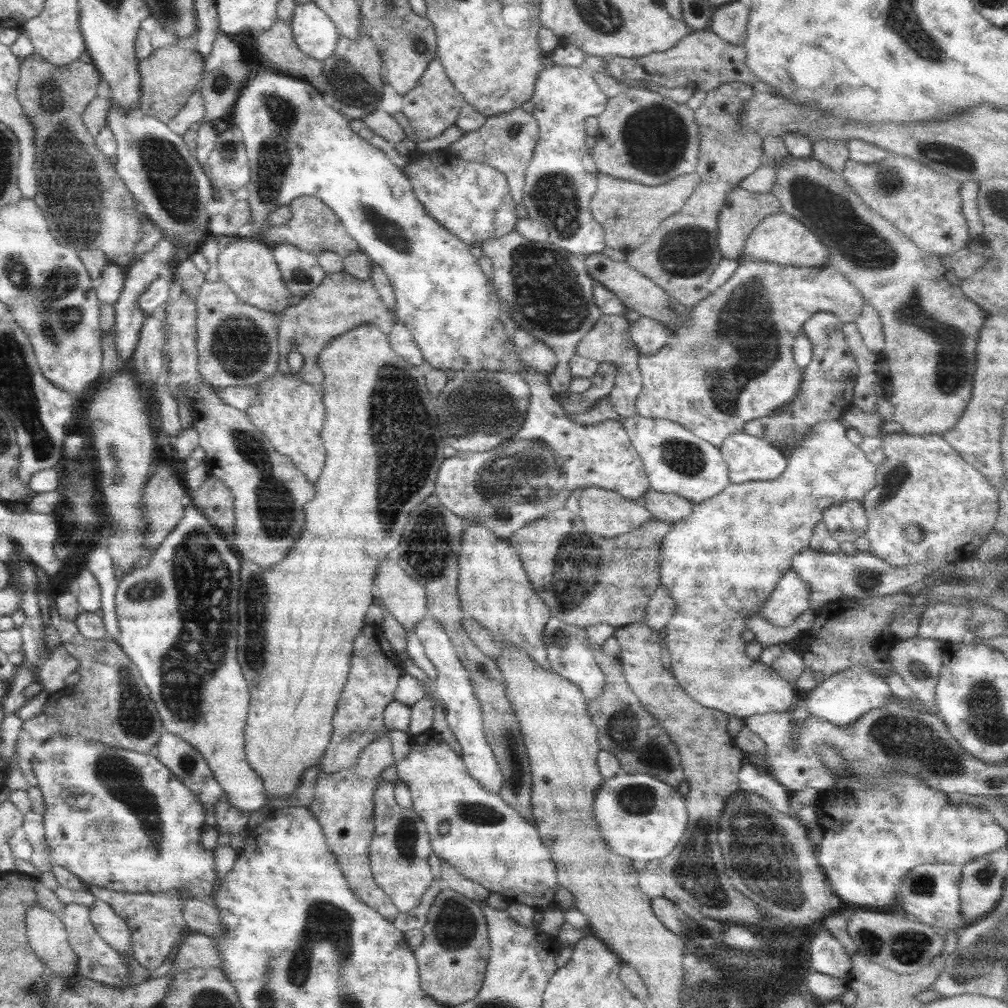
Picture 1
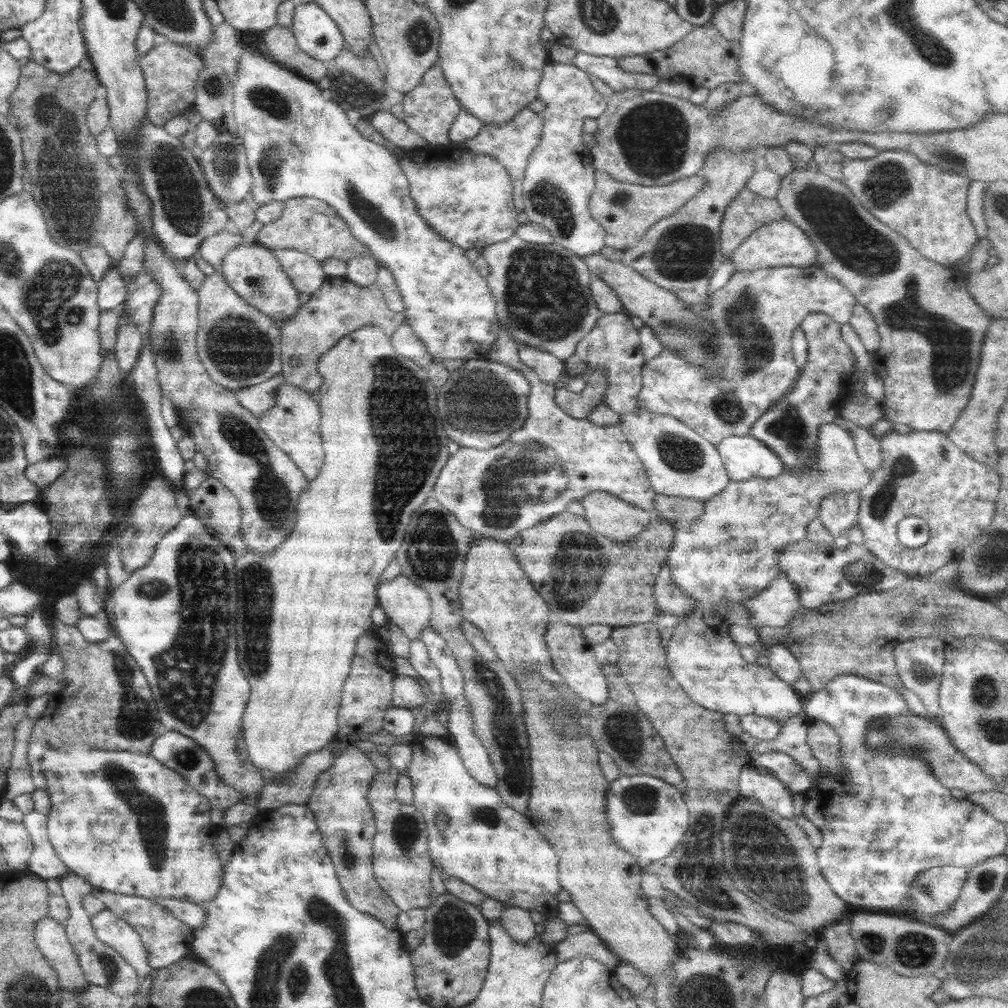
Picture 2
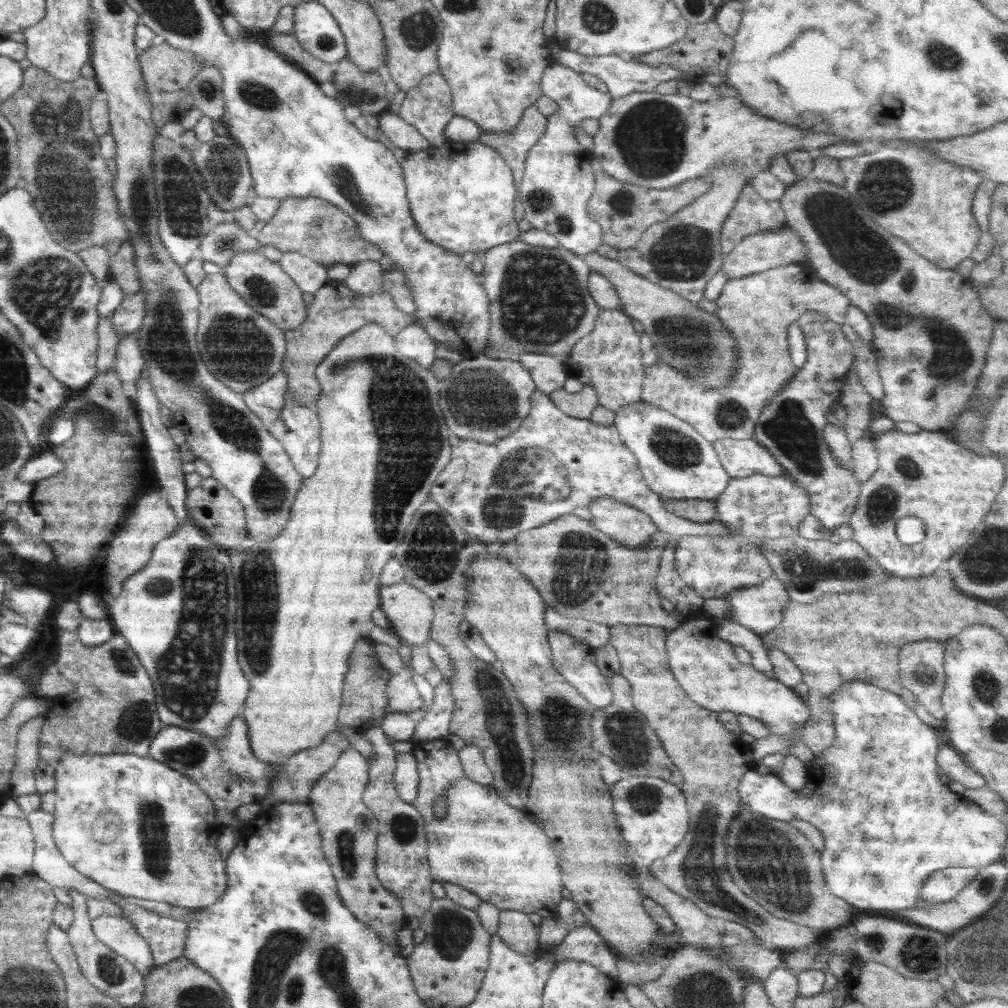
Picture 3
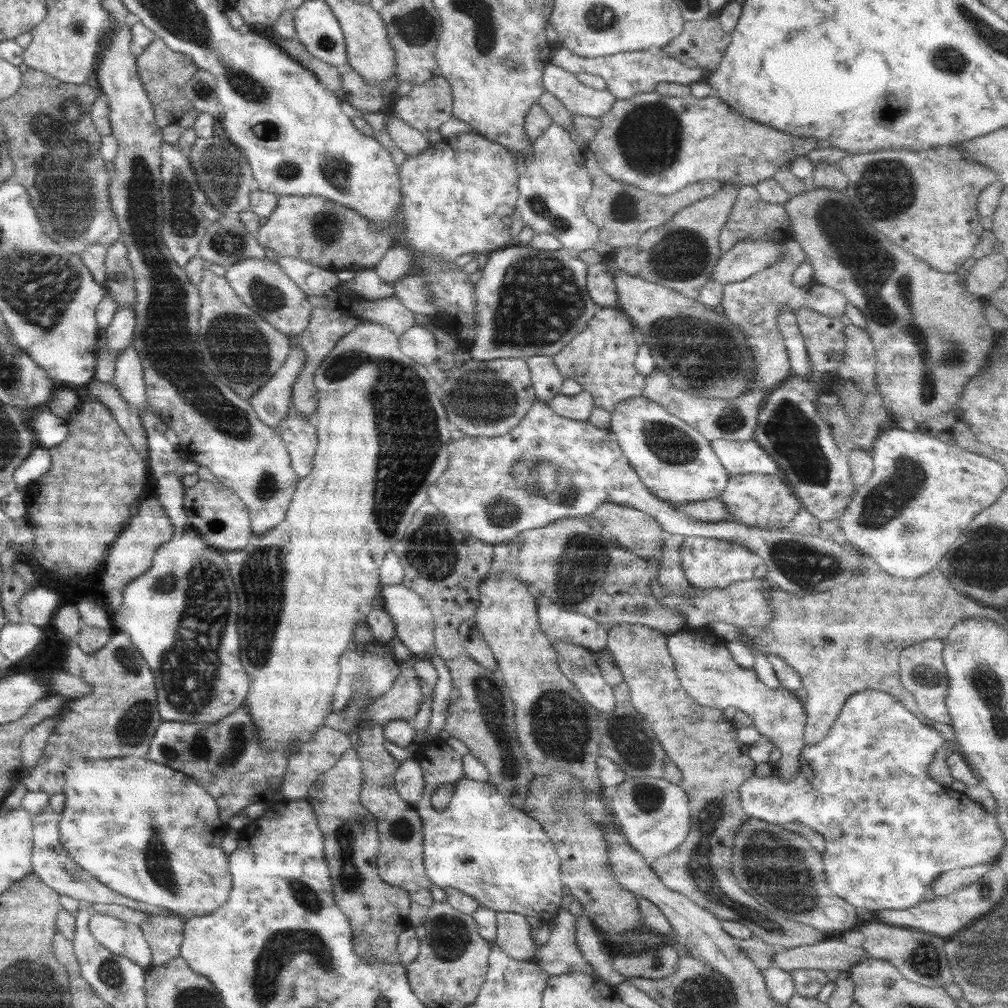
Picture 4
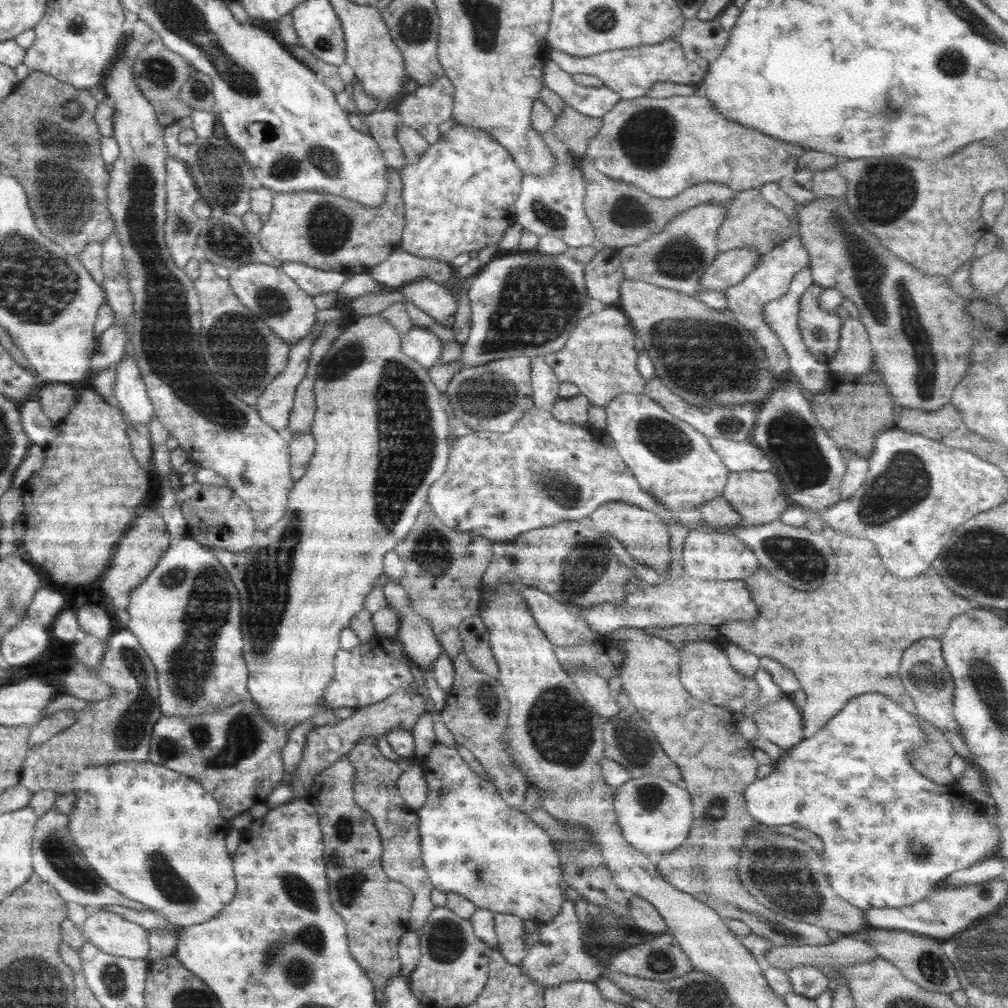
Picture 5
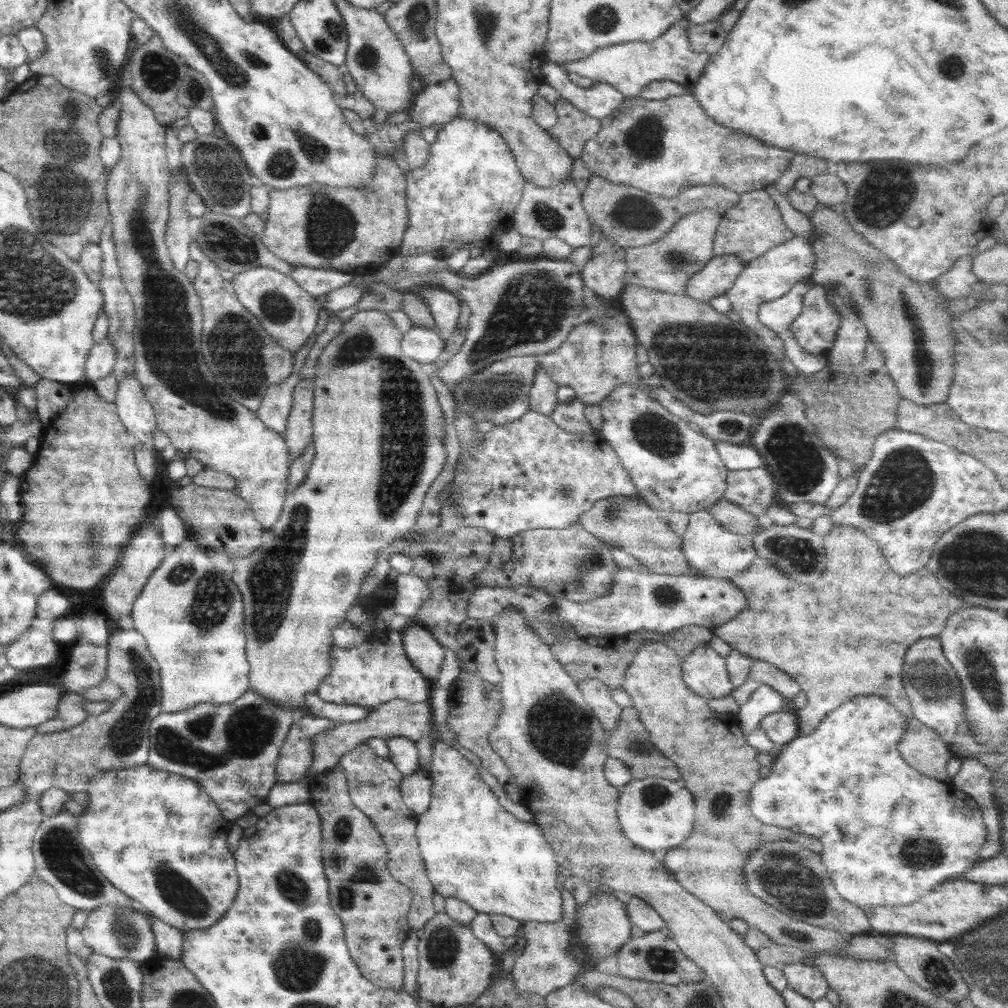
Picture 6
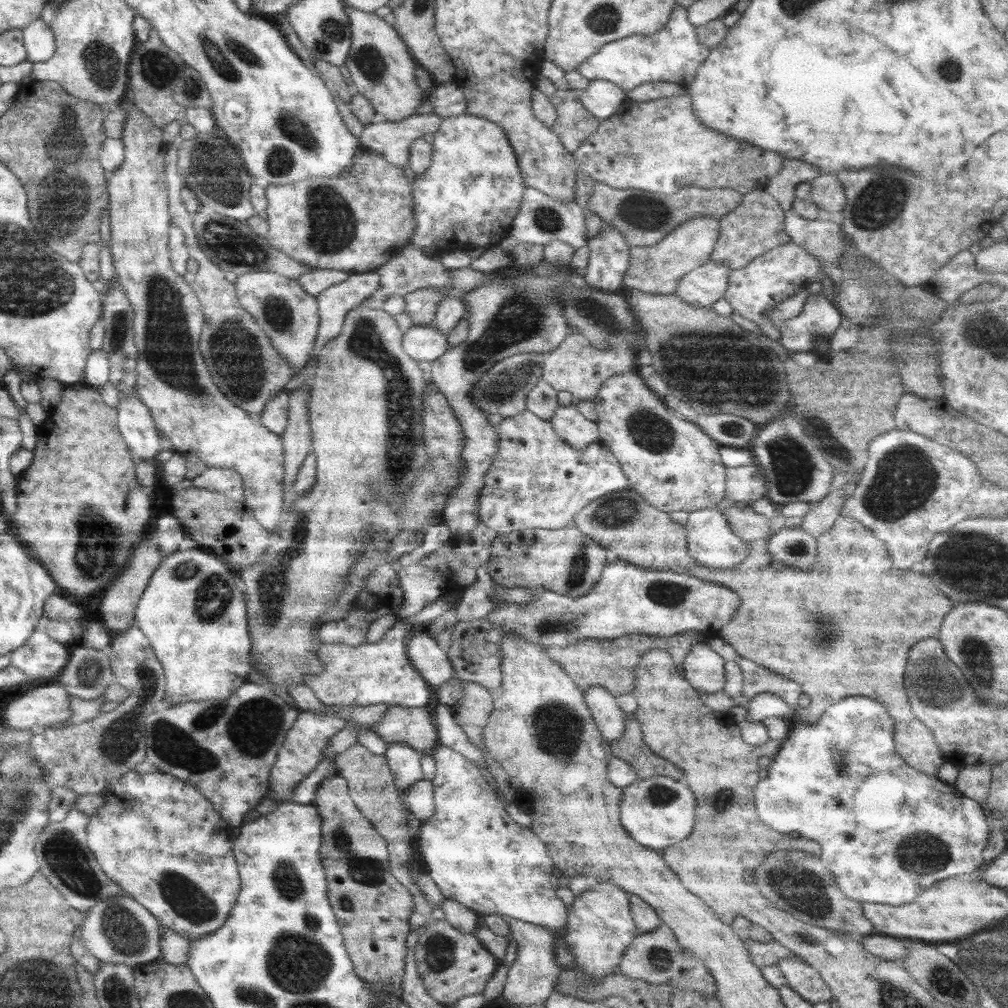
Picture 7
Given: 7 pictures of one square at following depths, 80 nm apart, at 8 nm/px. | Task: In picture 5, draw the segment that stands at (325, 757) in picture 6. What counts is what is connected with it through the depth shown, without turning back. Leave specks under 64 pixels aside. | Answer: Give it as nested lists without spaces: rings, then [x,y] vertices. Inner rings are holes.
[[[400,689],[393,692],[387,699],[379,703],[356,708],[352,716],[333,725],[315,726],[306,735],[303,755],[293,773],[285,775],[287,782],[296,798],[305,797],[307,788],[313,783],[314,777],[325,768],[331,767],[341,756],[348,755],[354,744],[364,737],[384,736],[388,731],[398,727],[405,731],[413,731],[414,724],[425,714],[426,702],[420,693]]]

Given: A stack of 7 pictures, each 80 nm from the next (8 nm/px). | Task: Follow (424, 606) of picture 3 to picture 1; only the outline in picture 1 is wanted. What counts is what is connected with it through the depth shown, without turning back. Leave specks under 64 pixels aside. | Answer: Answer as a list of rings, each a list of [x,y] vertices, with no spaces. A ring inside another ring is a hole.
[[[392,556],[386,563],[382,564],[375,576],[375,593],[380,602],[392,613],[392,616],[407,630],[414,632],[413,628],[420,619],[428,615],[428,598],[424,588],[418,584],[406,571],[400,568]]]

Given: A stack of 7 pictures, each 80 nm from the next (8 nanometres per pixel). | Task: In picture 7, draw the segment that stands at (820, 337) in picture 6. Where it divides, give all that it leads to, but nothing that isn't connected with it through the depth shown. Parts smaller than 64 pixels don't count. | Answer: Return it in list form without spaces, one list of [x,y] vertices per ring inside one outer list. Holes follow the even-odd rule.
[[[825,294],[809,295],[804,303],[802,312],[788,321],[777,324],[781,337],[779,342],[789,352],[815,352],[815,342],[821,338],[831,338],[841,324],[841,312],[829,301]]]

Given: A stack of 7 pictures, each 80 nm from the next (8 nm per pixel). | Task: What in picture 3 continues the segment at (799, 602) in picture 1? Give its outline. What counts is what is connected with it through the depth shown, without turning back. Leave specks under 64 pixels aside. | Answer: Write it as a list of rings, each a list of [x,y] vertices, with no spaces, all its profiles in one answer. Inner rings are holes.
[[[772,576],[758,585],[724,595],[722,600],[729,605],[727,619],[759,635],[776,628],[782,620],[783,610],[789,600],[782,583]]]

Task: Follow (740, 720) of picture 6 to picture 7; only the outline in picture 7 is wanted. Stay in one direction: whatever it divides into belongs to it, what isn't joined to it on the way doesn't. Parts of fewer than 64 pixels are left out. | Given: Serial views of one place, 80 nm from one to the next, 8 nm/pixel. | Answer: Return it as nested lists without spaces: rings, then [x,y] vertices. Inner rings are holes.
[[[763,692],[755,694],[749,699],[745,714],[747,714],[749,720],[753,720],[756,723],[772,717],[782,717],[791,726],[791,732],[781,743],[781,747],[774,755],[774,758],[772,758],[773,761],[768,768],[768,775],[757,784],[756,792],[758,794],[754,794],[754,796],[758,796],[756,798],[756,812],[760,816],[760,820],[766,826],[770,826],[770,828],[774,828],[774,830],[778,830],[782,834],[794,834],[794,836],[814,840],[820,844],[822,854],[819,857],[822,859],[824,866],[836,878],[838,888],[848,898],[857,900],[860,903],[891,904],[894,906],[908,904],[914,898],[921,898],[922,893],[933,884],[938,883],[939,880],[974,872],[984,864],[984,847],[987,847],[992,828],[987,823],[987,816],[984,814],[980,804],[973,799],[965,797],[954,786],[942,782],[938,777],[928,776],[912,768],[905,760],[902,760],[901,755],[895,749],[895,720],[890,716],[889,712],[886,712],[886,708],[880,702],[876,702],[876,700],[872,700],[872,698],[867,696],[847,696],[836,702],[836,704],[832,704],[817,722],[804,722],[799,718],[796,710],[790,708],[789,704],[786,704],[781,698],[769,692]]]

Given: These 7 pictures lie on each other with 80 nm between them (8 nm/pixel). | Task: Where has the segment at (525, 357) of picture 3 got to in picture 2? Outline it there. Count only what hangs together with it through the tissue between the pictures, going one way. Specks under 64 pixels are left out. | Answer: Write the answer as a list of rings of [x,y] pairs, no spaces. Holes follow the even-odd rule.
[[[519,344],[520,362],[531,368],[546,384],[555,386],[555,382],[565,373],[565,364],[550,352],[536,347]]]

